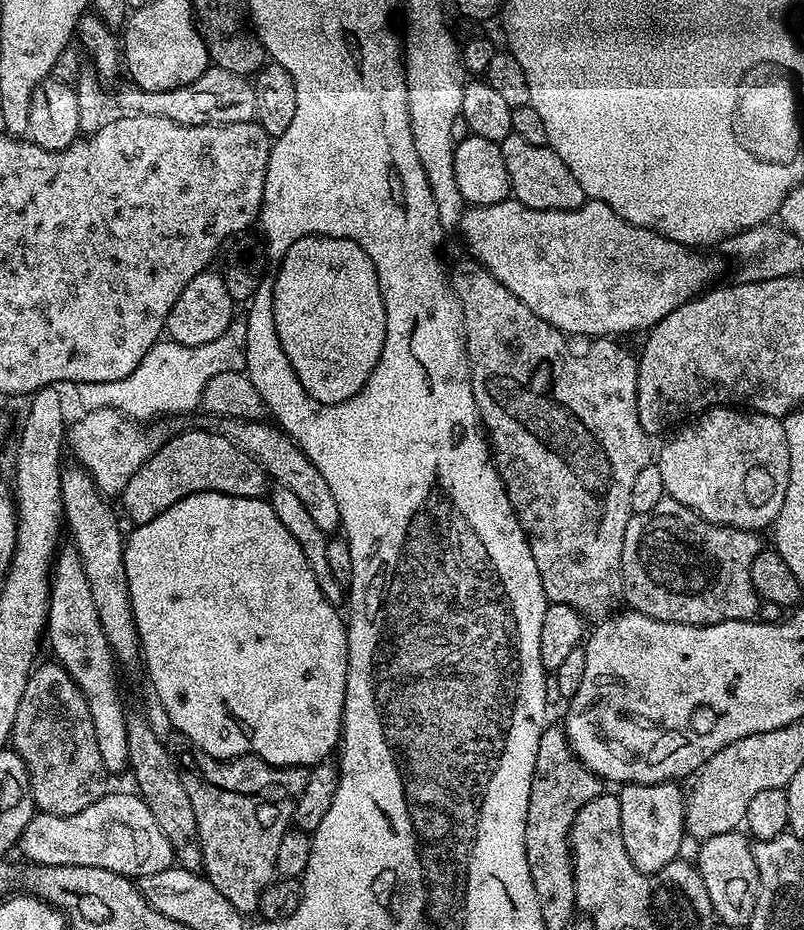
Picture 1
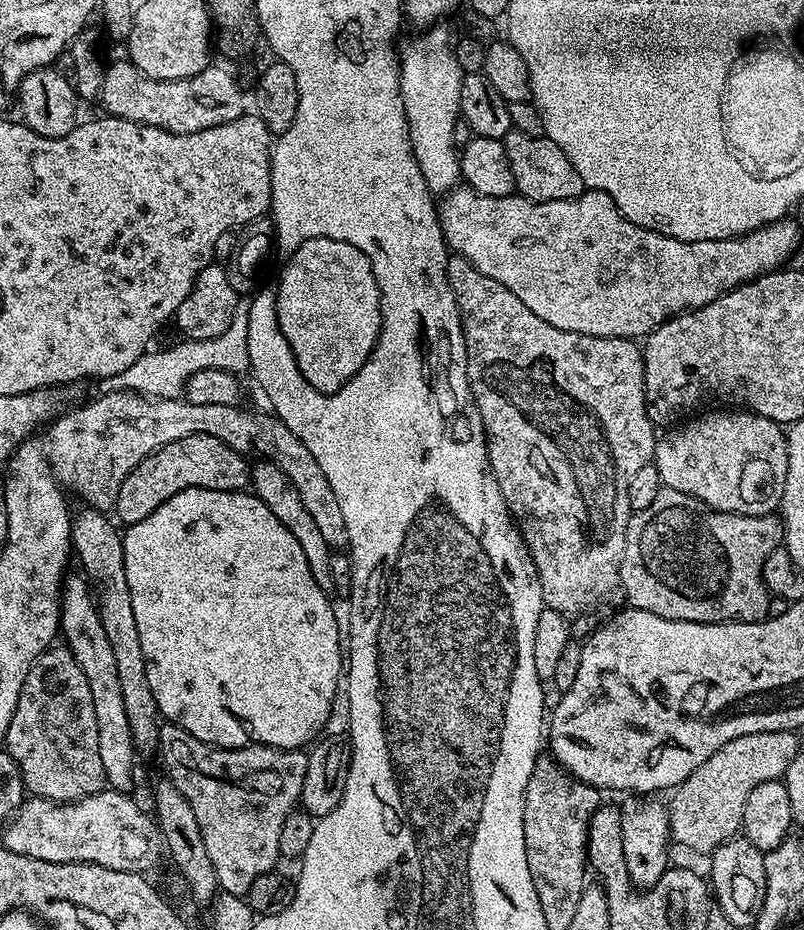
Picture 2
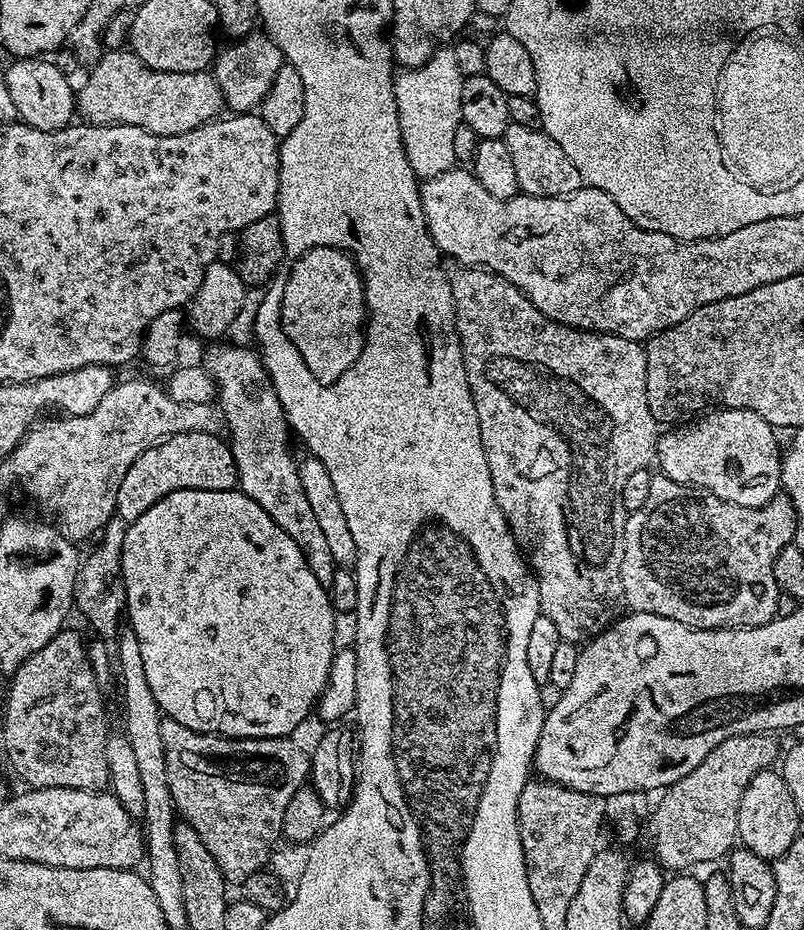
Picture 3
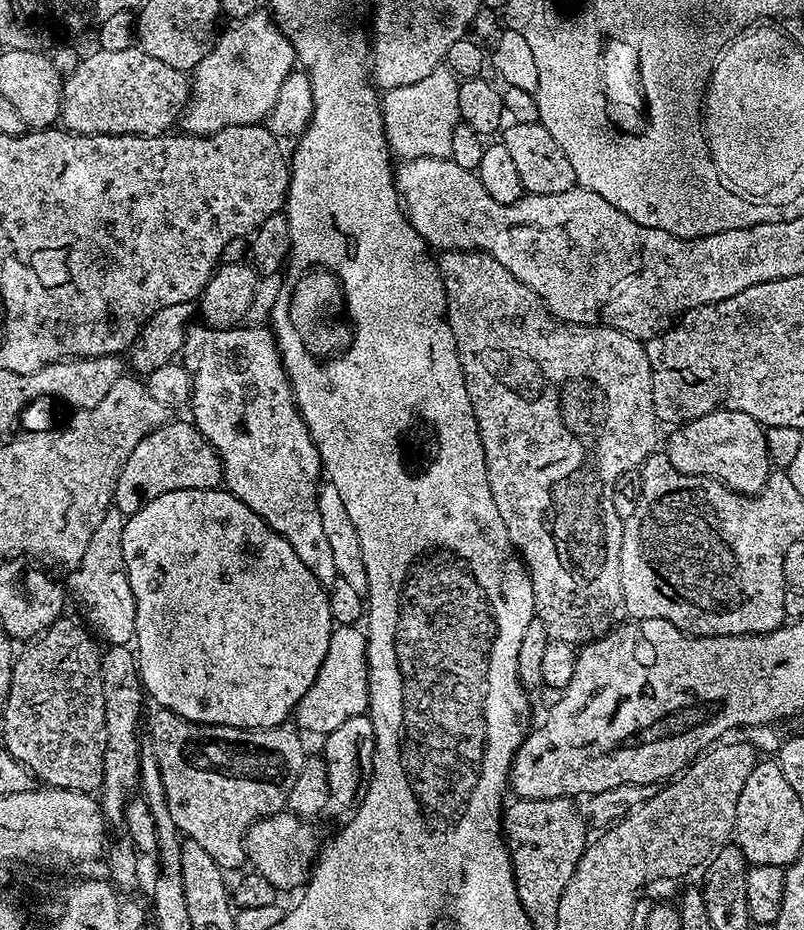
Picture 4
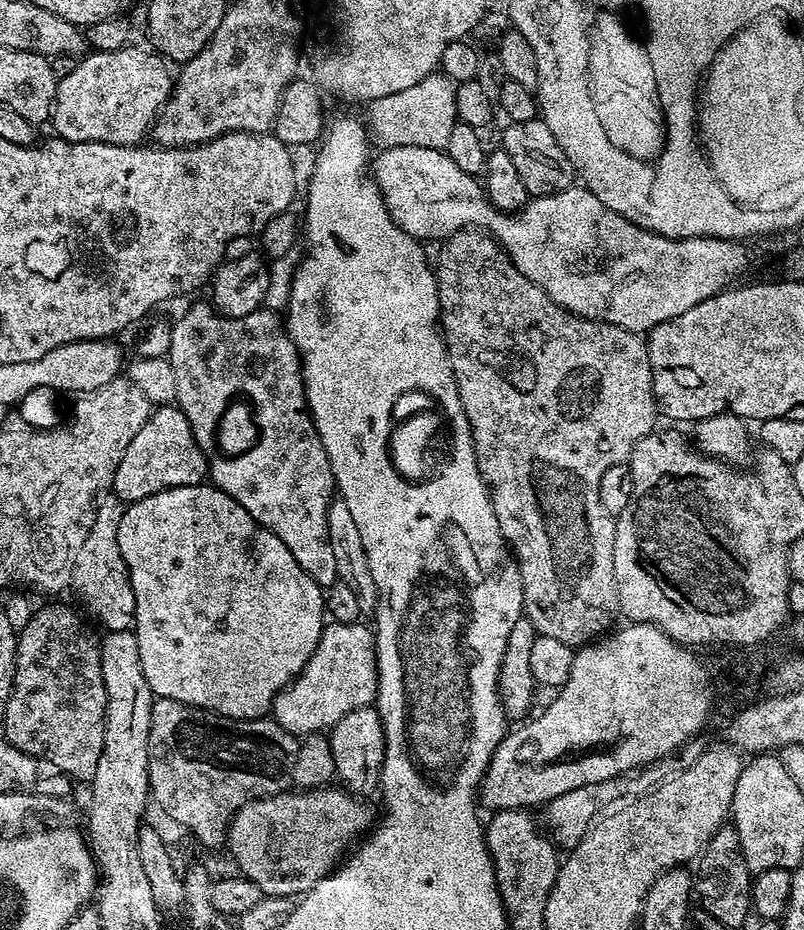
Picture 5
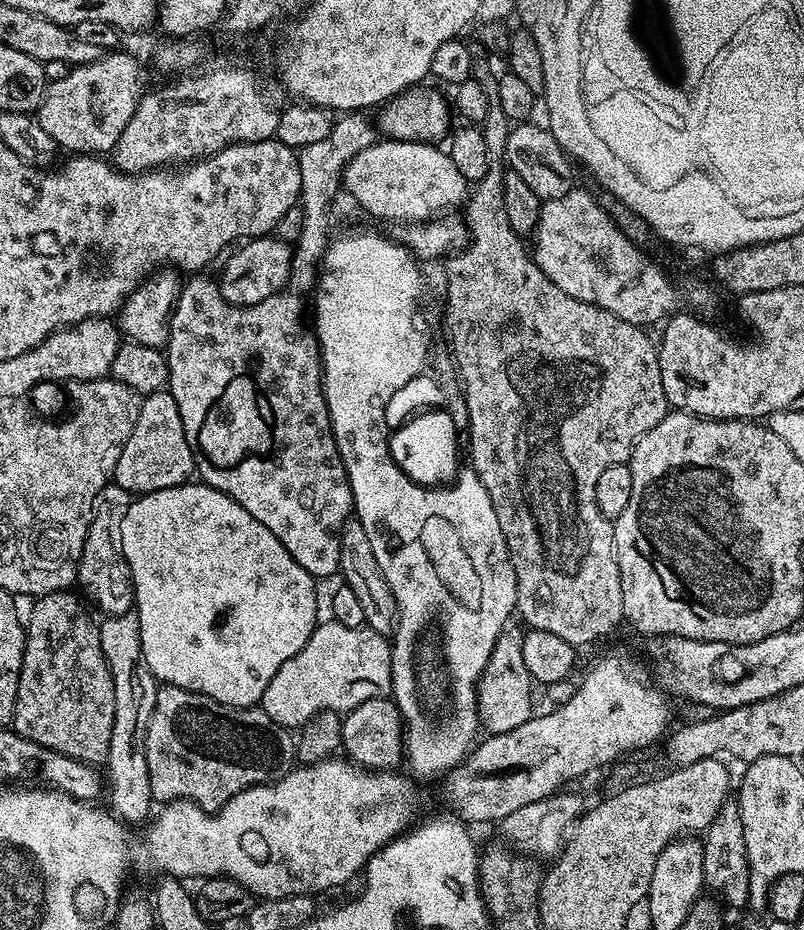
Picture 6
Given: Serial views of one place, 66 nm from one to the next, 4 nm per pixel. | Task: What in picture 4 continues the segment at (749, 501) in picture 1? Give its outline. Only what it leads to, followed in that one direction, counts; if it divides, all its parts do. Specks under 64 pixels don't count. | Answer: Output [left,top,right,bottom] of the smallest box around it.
[666,408,774,496]

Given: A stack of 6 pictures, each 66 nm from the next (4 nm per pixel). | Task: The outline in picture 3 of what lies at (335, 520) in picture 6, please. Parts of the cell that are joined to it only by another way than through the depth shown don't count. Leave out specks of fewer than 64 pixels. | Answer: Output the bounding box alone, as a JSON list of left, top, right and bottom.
[202,342,337,586]

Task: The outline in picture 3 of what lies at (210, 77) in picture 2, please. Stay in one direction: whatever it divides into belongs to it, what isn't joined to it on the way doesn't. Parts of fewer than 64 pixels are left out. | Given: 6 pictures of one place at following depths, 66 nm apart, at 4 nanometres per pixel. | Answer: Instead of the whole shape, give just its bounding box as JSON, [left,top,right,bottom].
[78,50,222,136]

